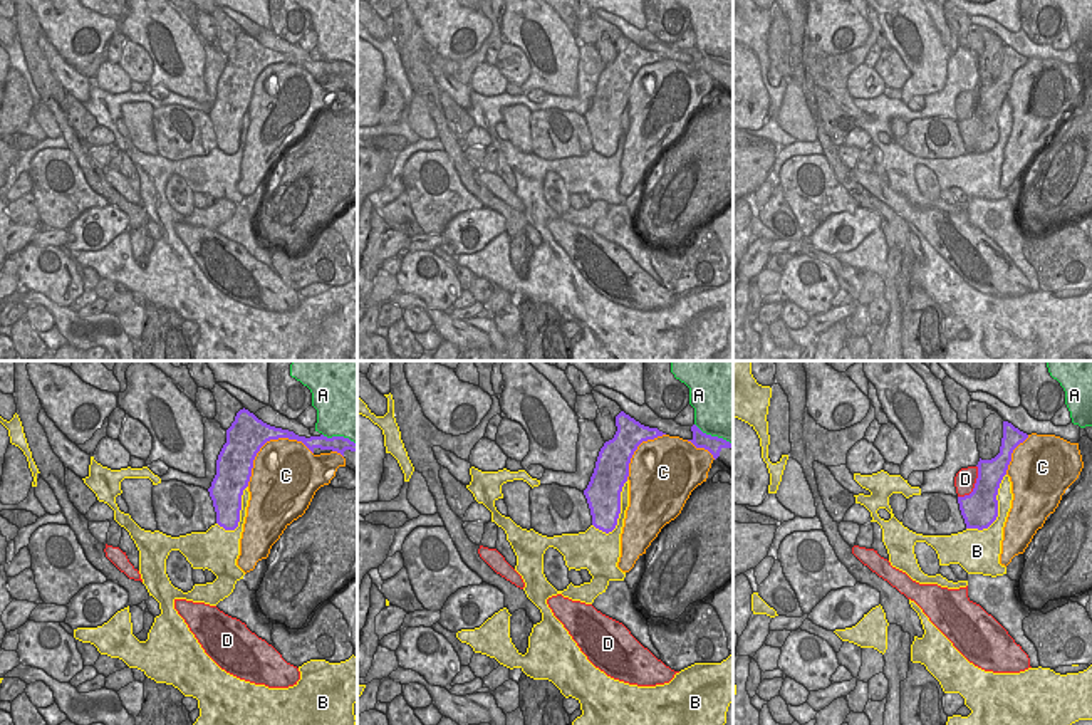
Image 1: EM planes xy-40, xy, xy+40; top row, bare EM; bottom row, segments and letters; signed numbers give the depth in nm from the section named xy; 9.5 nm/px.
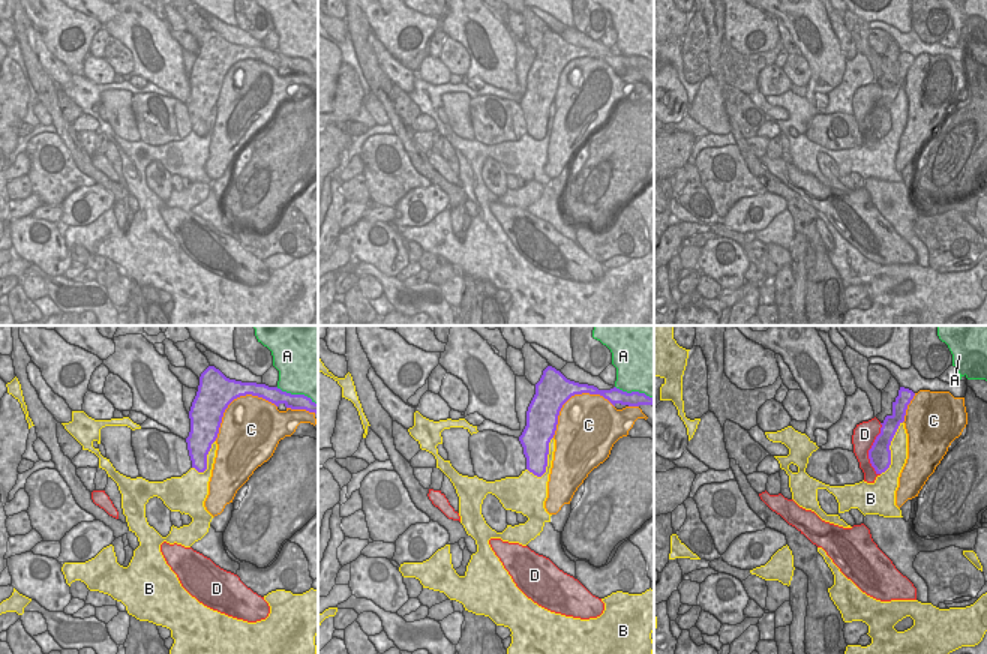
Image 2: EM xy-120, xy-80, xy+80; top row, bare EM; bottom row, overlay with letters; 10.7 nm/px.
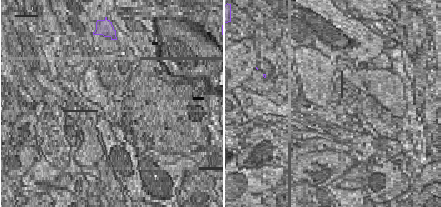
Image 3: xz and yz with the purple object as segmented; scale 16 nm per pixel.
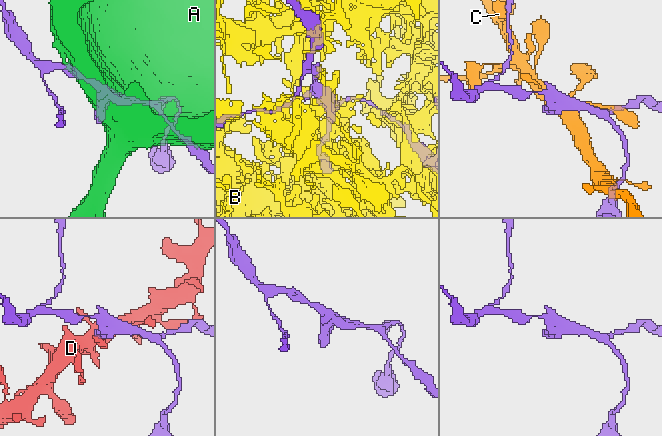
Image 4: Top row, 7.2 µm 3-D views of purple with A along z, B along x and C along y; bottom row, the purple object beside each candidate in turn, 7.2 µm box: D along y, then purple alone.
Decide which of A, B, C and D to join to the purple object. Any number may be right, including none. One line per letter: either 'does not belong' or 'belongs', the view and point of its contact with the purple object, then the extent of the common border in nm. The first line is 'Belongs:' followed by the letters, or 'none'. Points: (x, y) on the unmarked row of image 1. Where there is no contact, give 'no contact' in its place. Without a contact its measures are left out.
Belongs: none
A: does not belong; contact xy (713, 61); length 420 nm
B: does not belong; contact xy+40 (997, 135); length 650 nm
C: does not belong; contact xy-40 (267, 64); length 700 nm
D: does not belong; contact xy+40 (975, 109); length 360 nm

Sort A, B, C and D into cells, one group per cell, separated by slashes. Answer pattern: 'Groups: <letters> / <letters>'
Groups: A / B / C / D

